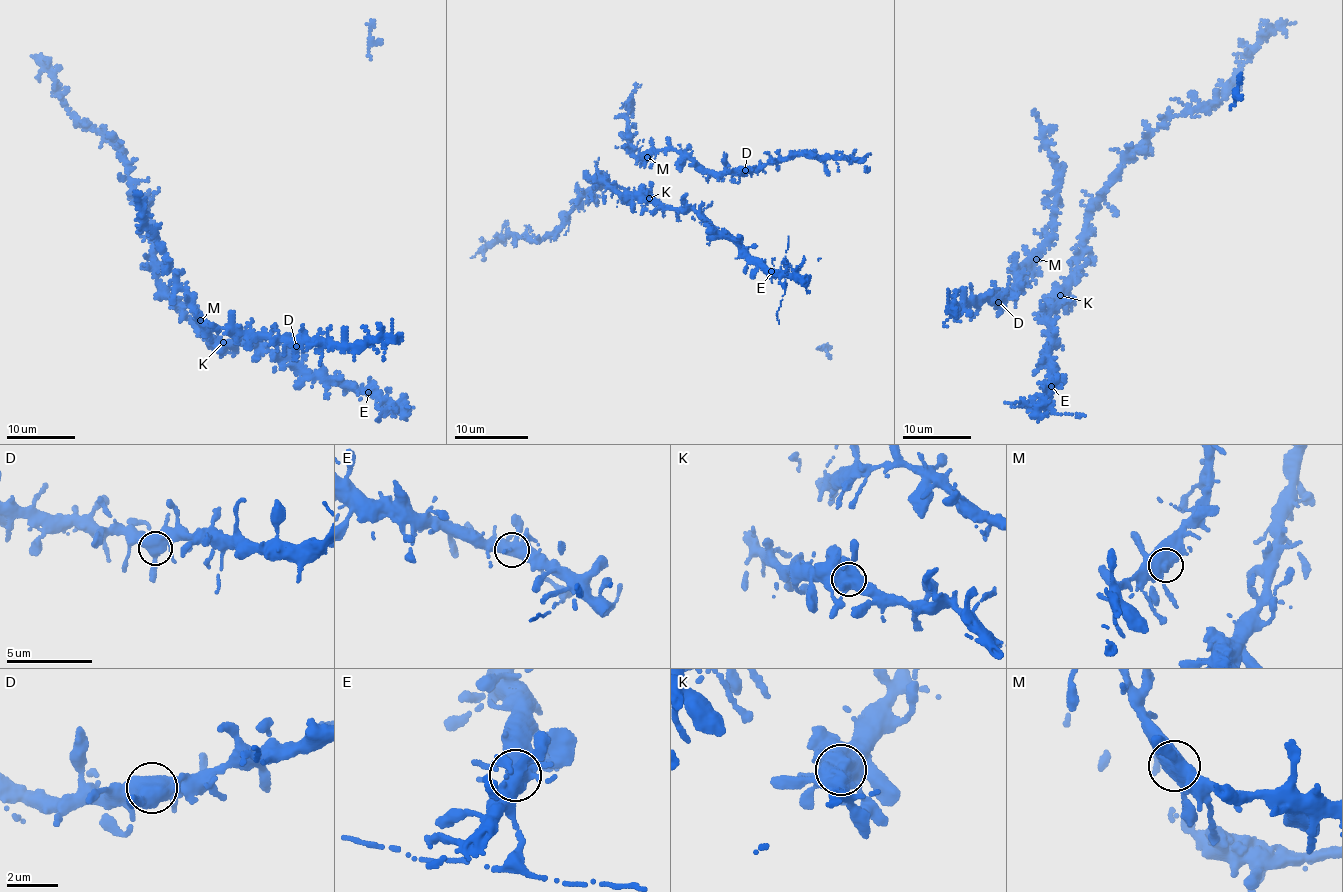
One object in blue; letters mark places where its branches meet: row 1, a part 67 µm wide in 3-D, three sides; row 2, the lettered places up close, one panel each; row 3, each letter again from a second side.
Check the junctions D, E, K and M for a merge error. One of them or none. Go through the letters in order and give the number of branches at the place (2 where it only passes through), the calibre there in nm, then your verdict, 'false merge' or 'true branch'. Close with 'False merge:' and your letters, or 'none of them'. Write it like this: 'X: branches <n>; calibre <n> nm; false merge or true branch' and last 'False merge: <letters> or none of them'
D: branches 3; calibre 480 nm; true branch
E: branches 7; calibre 500 nm; true branch
K: branches 6; calibre 600 nm; true branch
M: branches 3; calibre 460 nm; true branch
False merge: none of them

